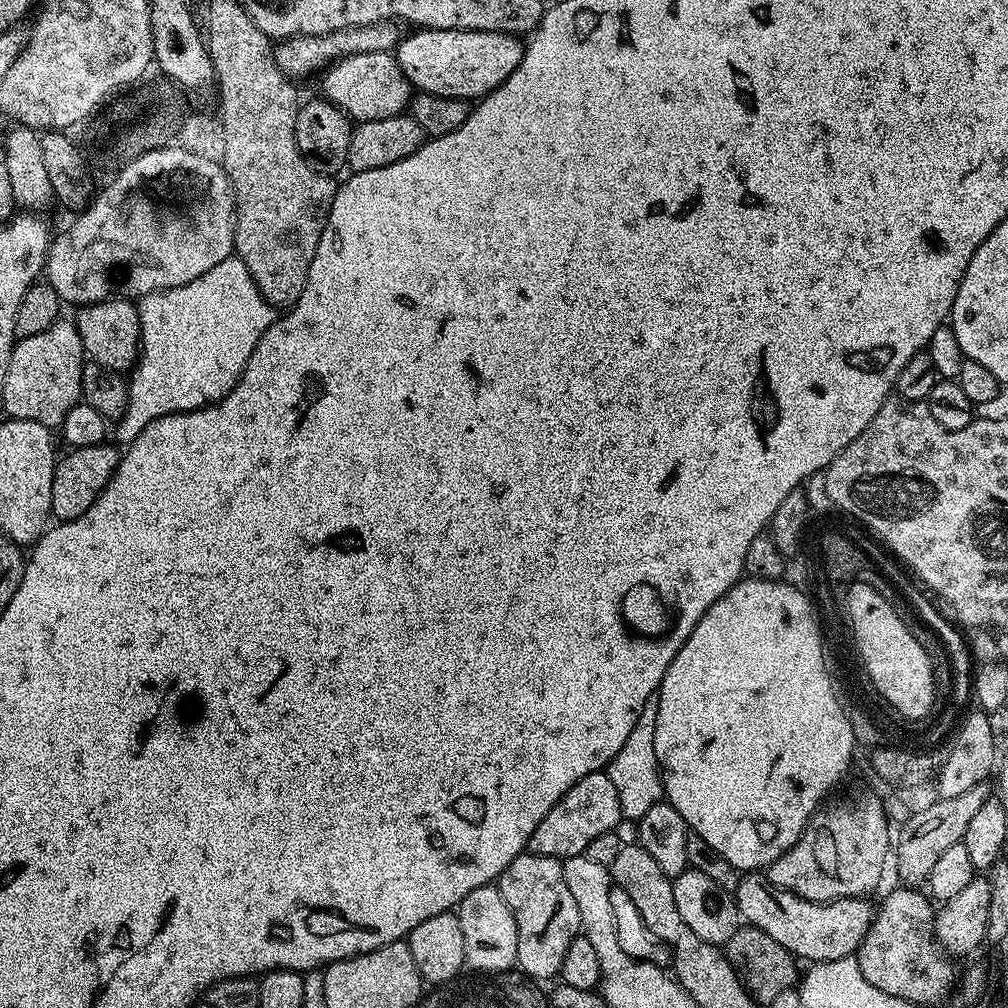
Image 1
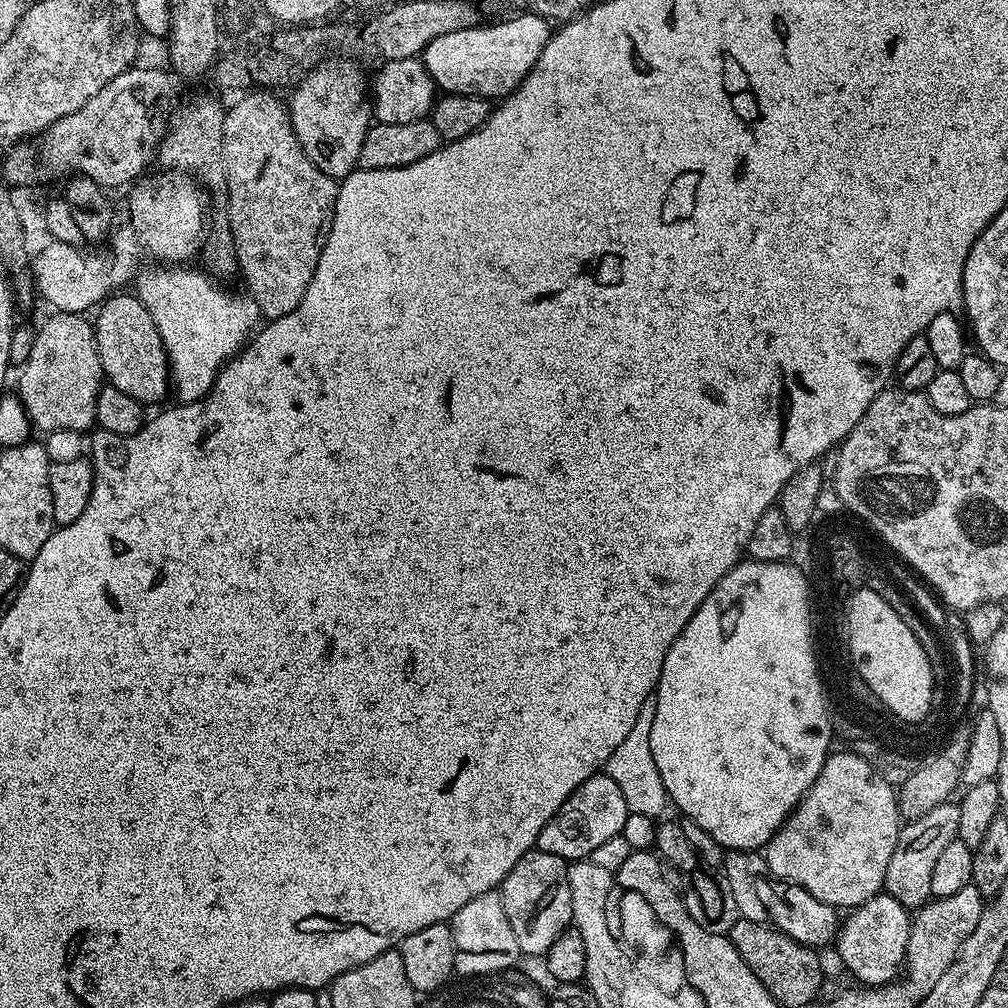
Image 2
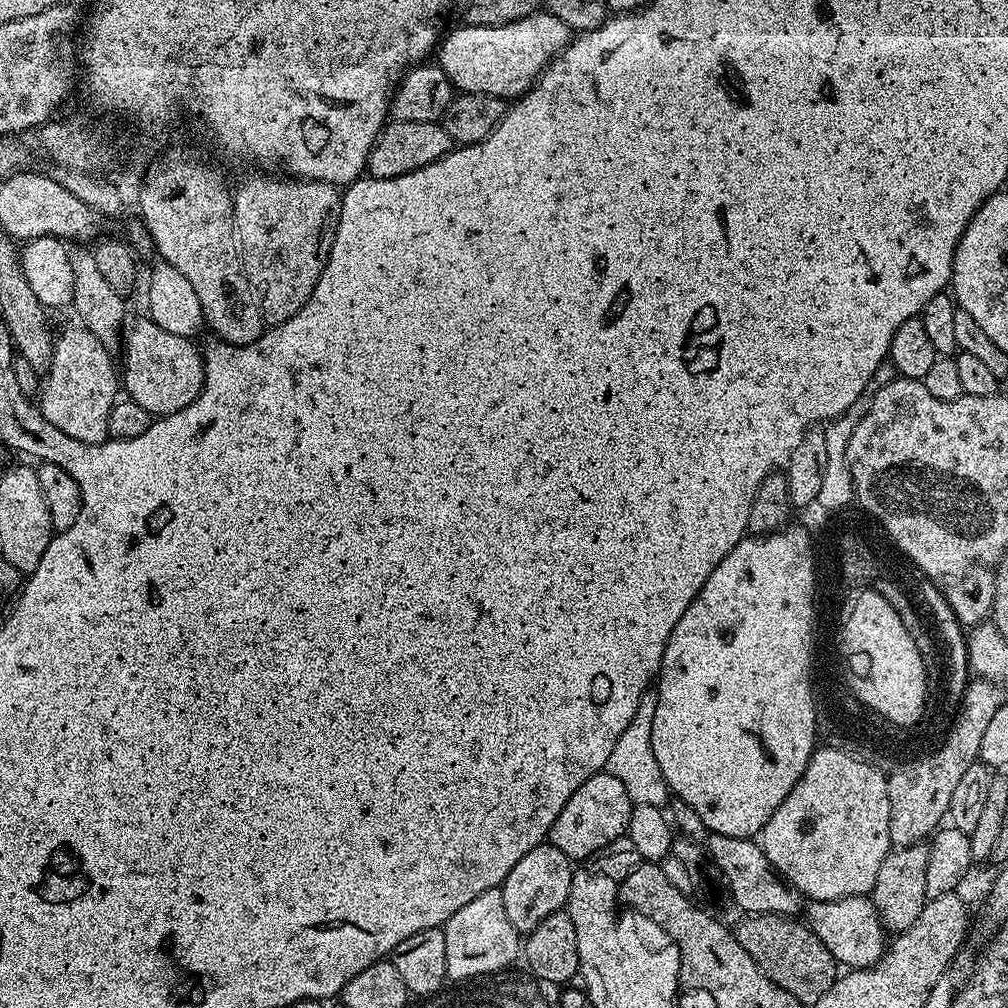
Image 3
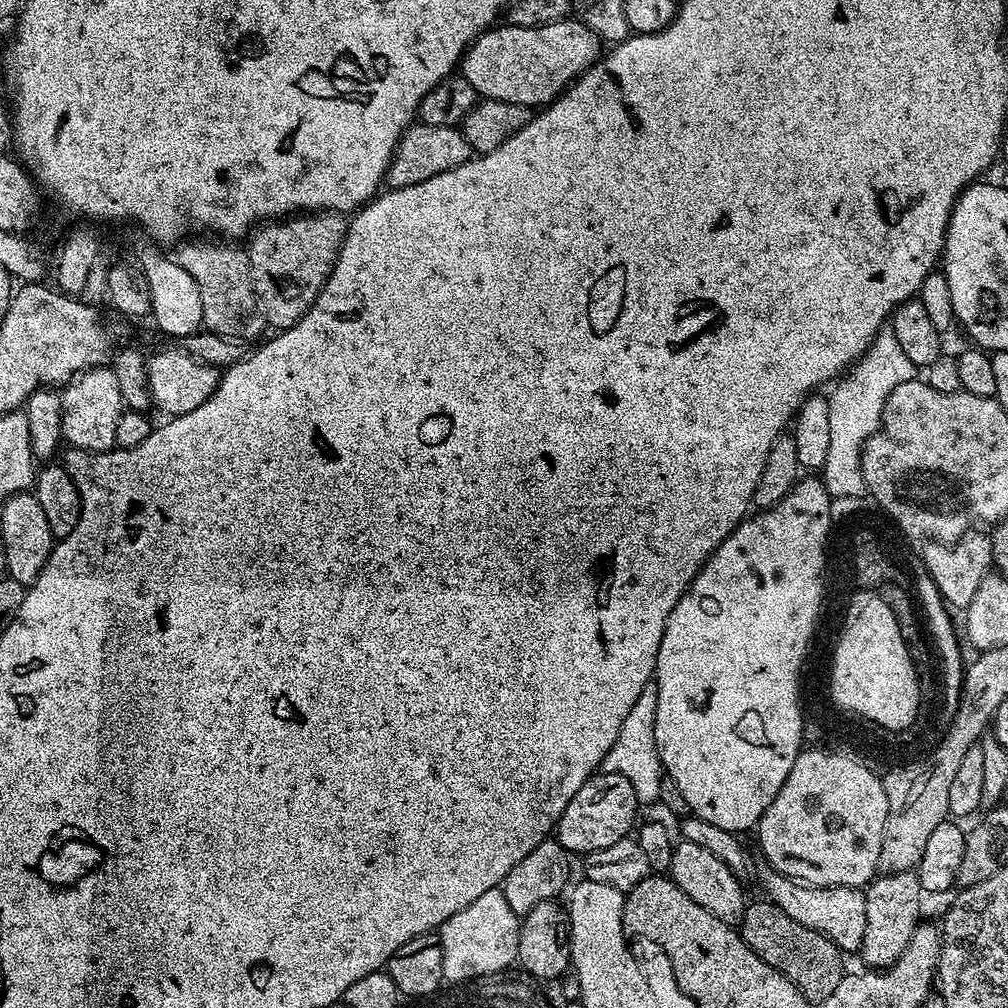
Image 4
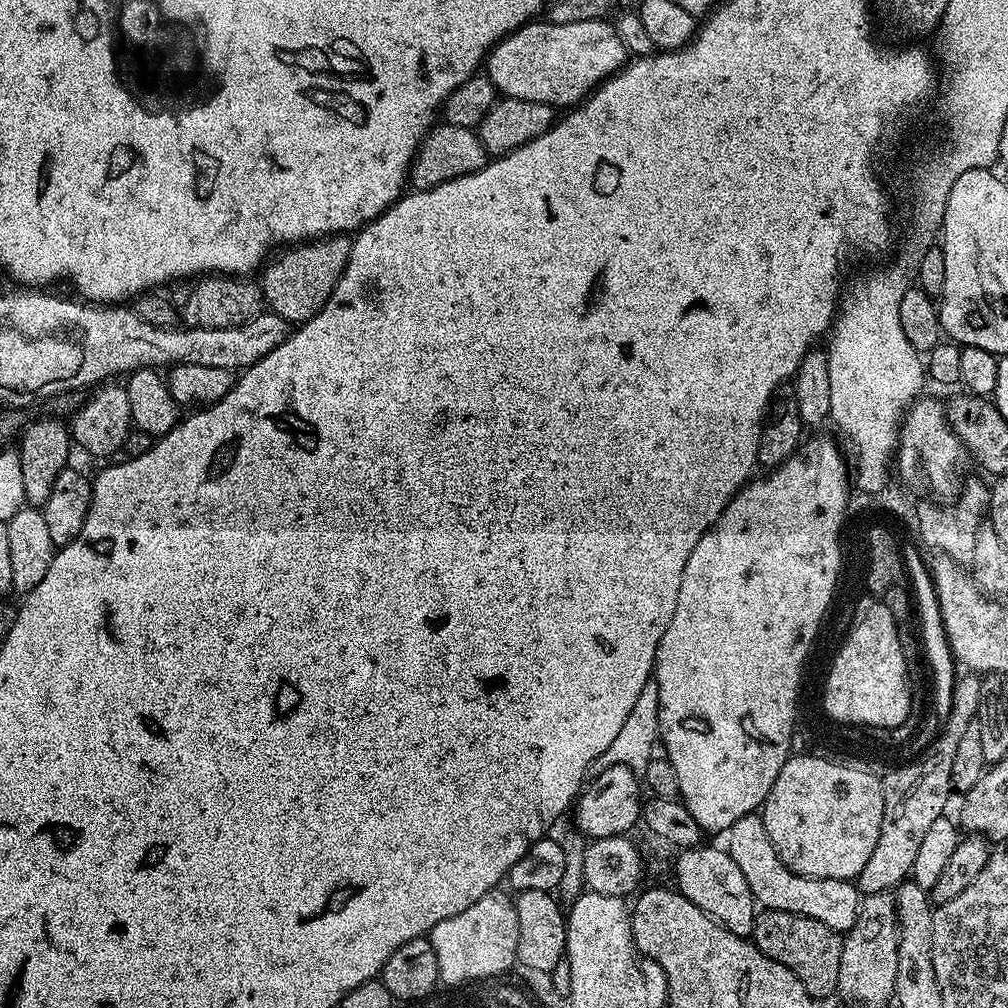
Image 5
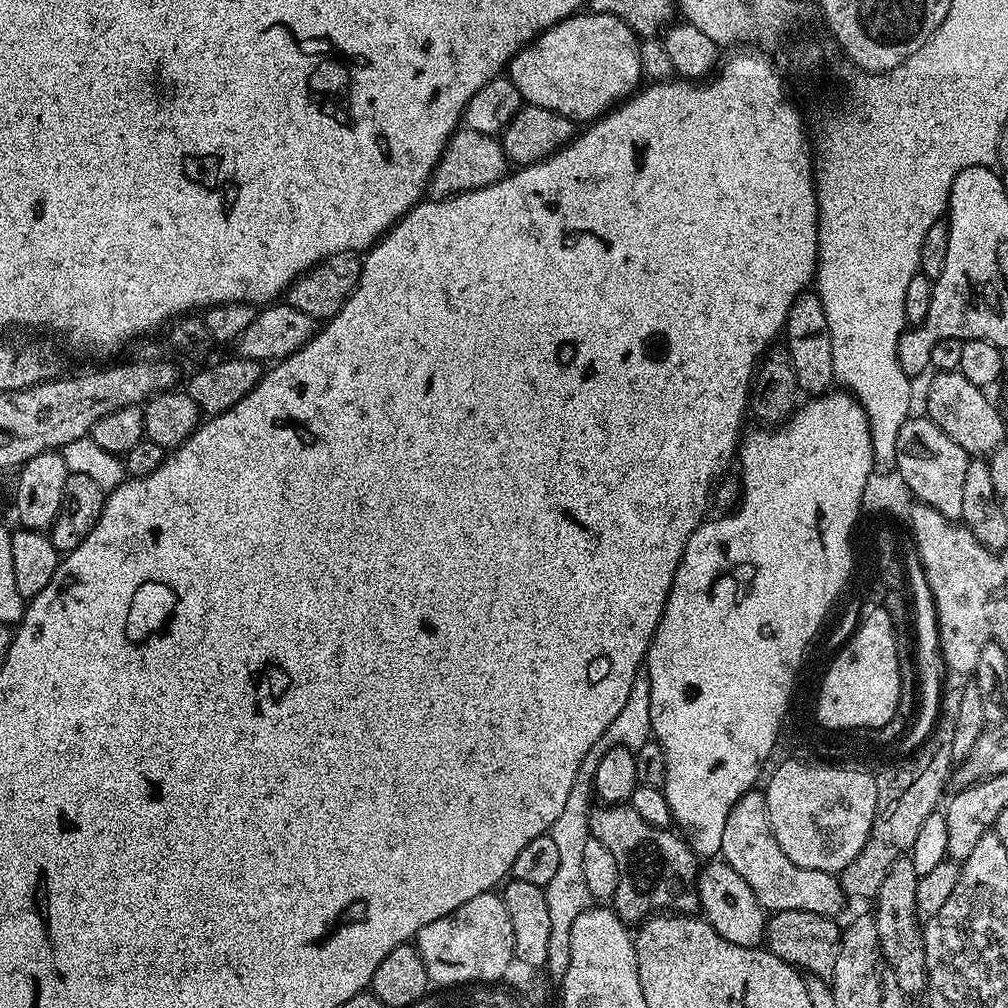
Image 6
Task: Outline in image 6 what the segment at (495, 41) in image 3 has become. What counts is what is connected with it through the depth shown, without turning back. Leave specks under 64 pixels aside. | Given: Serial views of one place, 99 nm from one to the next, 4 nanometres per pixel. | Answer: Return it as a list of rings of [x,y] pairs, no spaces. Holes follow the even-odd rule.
[[[591,10],[581,11],[565,20],[559,20],[525,46],[508,63],[506,75],[518,86],[518,94],[525,105],[542,106],[542,110],[554,110],[574,122],[595,122],[617,104],[623,104],[642,84],[640,71],[641,41],[622,18],[610,14],[598,14]]]

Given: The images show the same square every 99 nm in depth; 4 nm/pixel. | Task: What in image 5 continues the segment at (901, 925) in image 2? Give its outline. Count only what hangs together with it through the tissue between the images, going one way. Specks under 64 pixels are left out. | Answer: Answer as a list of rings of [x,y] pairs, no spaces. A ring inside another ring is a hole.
[[[753,814],[738,818],[738,822],[728,828],[726,839],[726,850],[730,858],[734,858],[738,870],[742,870],[746,886],[750,886],[750,894],[761,909],[786,910],[790,914],[809,916],[841,934],[852,929],[860,913],[860,889],[851,880],[810,878],[791,872],[782,862],[782,858],[778,858],[778,850],[774,850],[770,834],[766,834],[763,815]]]

